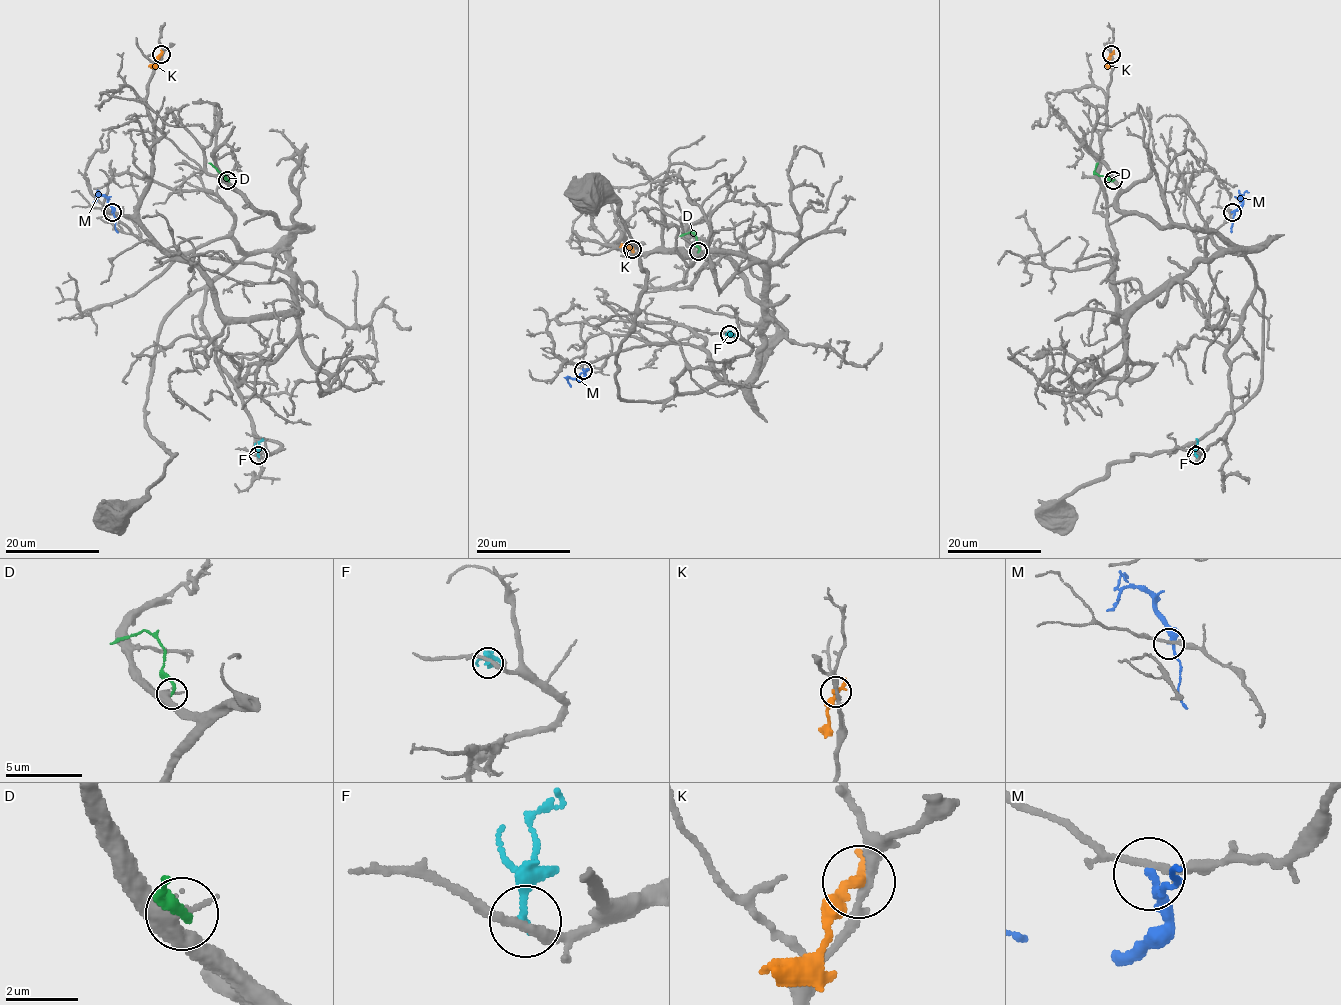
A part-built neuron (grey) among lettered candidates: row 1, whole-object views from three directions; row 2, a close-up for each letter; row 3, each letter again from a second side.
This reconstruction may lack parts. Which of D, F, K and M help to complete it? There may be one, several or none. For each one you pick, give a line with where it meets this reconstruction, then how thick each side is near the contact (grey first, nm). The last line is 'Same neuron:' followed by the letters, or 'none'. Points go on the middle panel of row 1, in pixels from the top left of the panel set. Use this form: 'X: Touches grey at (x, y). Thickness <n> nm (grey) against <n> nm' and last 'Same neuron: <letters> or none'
Same neuron: none

